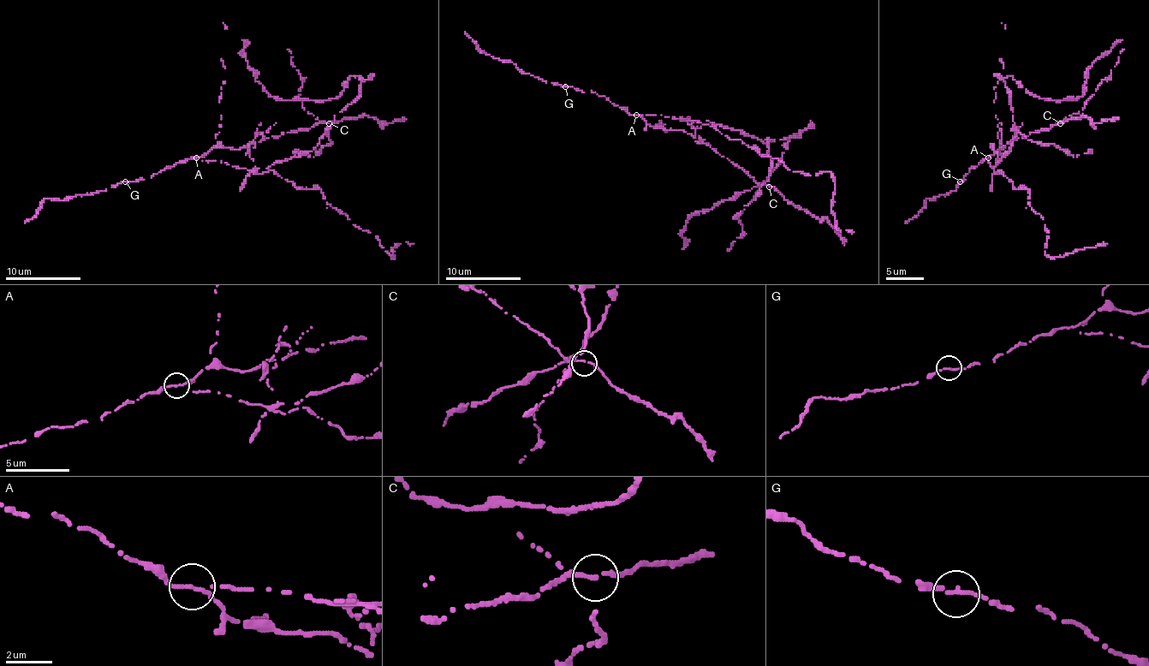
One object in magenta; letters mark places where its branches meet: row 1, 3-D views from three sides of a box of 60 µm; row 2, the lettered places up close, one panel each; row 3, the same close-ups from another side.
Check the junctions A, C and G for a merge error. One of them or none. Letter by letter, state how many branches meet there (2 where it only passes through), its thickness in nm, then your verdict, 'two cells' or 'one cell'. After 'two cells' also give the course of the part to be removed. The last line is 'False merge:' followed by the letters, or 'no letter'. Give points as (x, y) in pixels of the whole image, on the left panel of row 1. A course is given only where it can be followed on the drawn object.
A: branches 2; calibre 170 nm; two cells; course (197, 157), (266, 172), (312, 151), (359, 94), (351, 75), (327, 100), (276, 100), (242, 40)
C: branches 2; calibre 180 nm; one cell
G: branches 2; calibre 170 nm; one cell
False merge: A

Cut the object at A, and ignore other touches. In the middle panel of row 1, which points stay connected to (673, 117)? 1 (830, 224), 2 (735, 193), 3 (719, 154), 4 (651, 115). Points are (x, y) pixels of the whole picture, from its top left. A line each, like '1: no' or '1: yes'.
1: no
2: yes
3: no
4: yes

